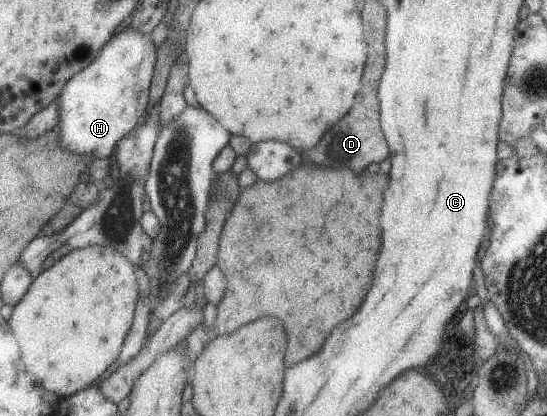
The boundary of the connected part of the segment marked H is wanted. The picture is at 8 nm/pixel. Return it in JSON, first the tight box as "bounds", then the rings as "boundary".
{"bounds":[56,25,155,159],"boundary":[[[129,25],[110,37],[94,61],[63,83],[56,97],[59,144],[68,152],[91,159],[111,157],[119,139],[146,114],[155,61],[155,47],[148,34],[137,32]]]}

